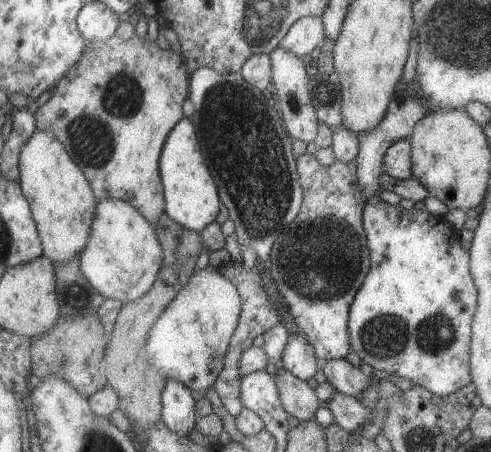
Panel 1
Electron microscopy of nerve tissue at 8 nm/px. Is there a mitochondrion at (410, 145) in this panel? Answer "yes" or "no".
no

